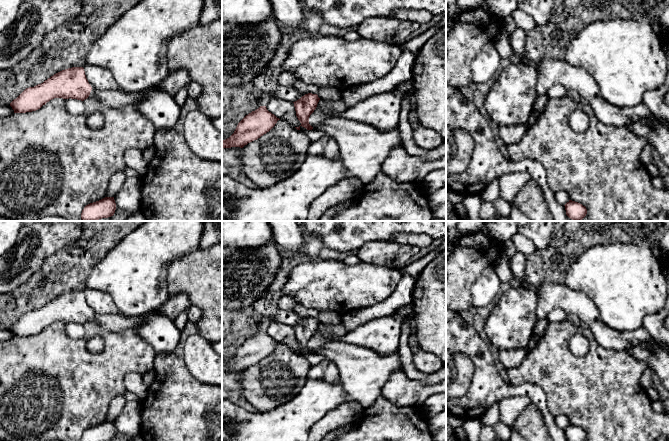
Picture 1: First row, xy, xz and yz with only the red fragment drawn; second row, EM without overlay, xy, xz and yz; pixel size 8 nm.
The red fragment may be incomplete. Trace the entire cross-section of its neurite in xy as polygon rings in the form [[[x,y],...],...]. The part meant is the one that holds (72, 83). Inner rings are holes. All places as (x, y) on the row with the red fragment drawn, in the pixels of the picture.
[[[83,67],[62,70],[43,83],[26,88],[10,106],[14,113],[26,113],[40,109],[54,98],[77,99],[96,98],[110,107],[133,105],[141,101],[144,94],[127,93],[123,90],[97,90],[89,84]]]

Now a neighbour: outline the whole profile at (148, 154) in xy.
[[[154,145],[146,148],[145,150],[142,151],[143,153],[143,158],[144,160],[149,163],[152,161],[152,159],[154,158],[155,154],[156,154],[156,150]]]

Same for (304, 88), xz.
[[[297,79],[291,86],[303,94],[308,94],[308,93],[317,94],[320,89],[319,86],[313,84],[305,84],[301,82],[299,79]]]

